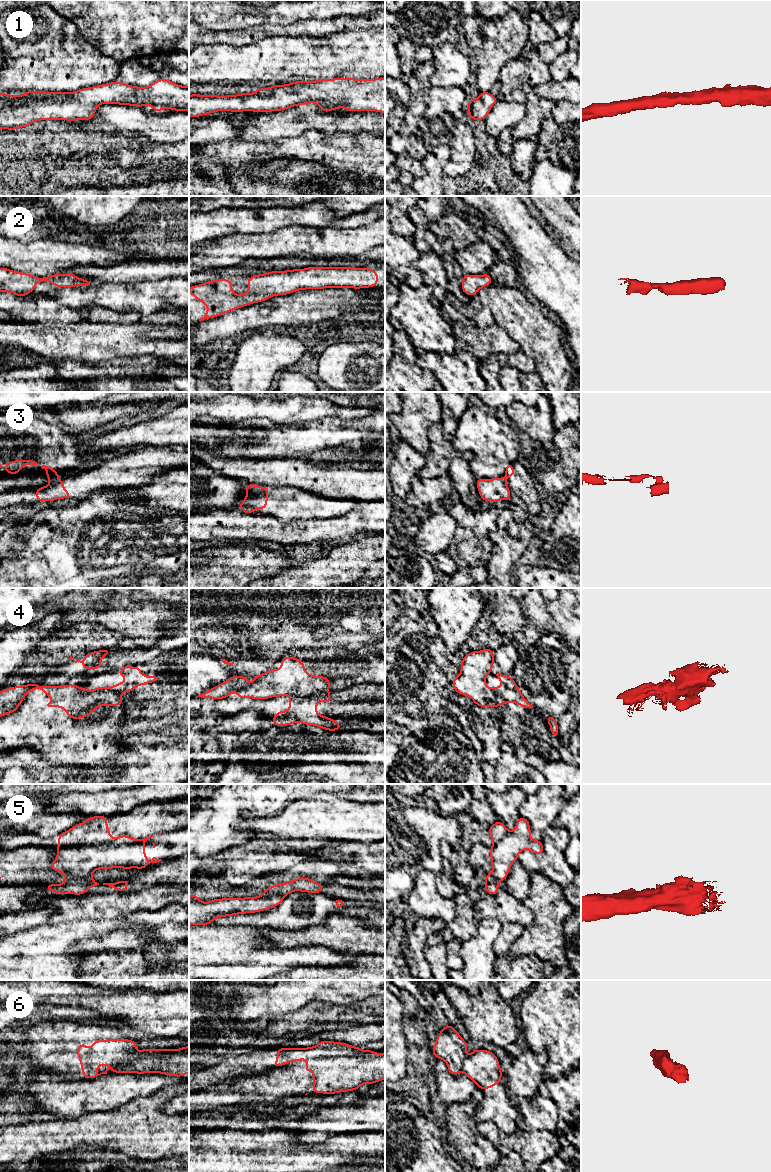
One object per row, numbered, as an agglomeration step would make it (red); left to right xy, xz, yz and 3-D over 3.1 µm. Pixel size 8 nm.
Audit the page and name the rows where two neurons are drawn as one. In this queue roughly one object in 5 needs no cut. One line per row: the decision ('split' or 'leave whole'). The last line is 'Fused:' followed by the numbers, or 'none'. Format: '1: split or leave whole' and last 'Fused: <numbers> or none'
1: leave whole
2: leave whole
3: split
4: split
5: split
6: split
Fused: 3, 4, 5, 6

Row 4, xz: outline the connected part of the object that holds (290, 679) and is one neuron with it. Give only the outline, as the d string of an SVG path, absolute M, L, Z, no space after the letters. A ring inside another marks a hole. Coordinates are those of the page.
M284 656L281 658L281 667L279 669L269 669L265 673L254 676L252 683L248 682L246 676L231 676L223 683L209 689L198 695L201 698L224 699L231 693L237 693L237 698L251 699L270 699L272 697L282 697L285 695L307 696L317 692L326 692L330 689L330 680L326 676L311 675L305 671L304 661L295 657Z

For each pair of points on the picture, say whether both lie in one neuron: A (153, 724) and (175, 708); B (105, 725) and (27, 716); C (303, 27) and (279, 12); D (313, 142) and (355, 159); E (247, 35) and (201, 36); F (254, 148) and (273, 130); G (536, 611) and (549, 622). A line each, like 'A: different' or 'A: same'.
A: same
B: same
C: different
D: same
E: same
F: different
G: same

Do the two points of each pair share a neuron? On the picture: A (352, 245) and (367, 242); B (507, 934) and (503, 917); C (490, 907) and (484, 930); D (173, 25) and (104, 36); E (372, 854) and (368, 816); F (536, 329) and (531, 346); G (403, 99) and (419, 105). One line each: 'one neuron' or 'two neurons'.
A: one neuron
B: two neurons
C: two neurons
D: one neuron
E: two neurons
F: one neuron
G: two neurons

